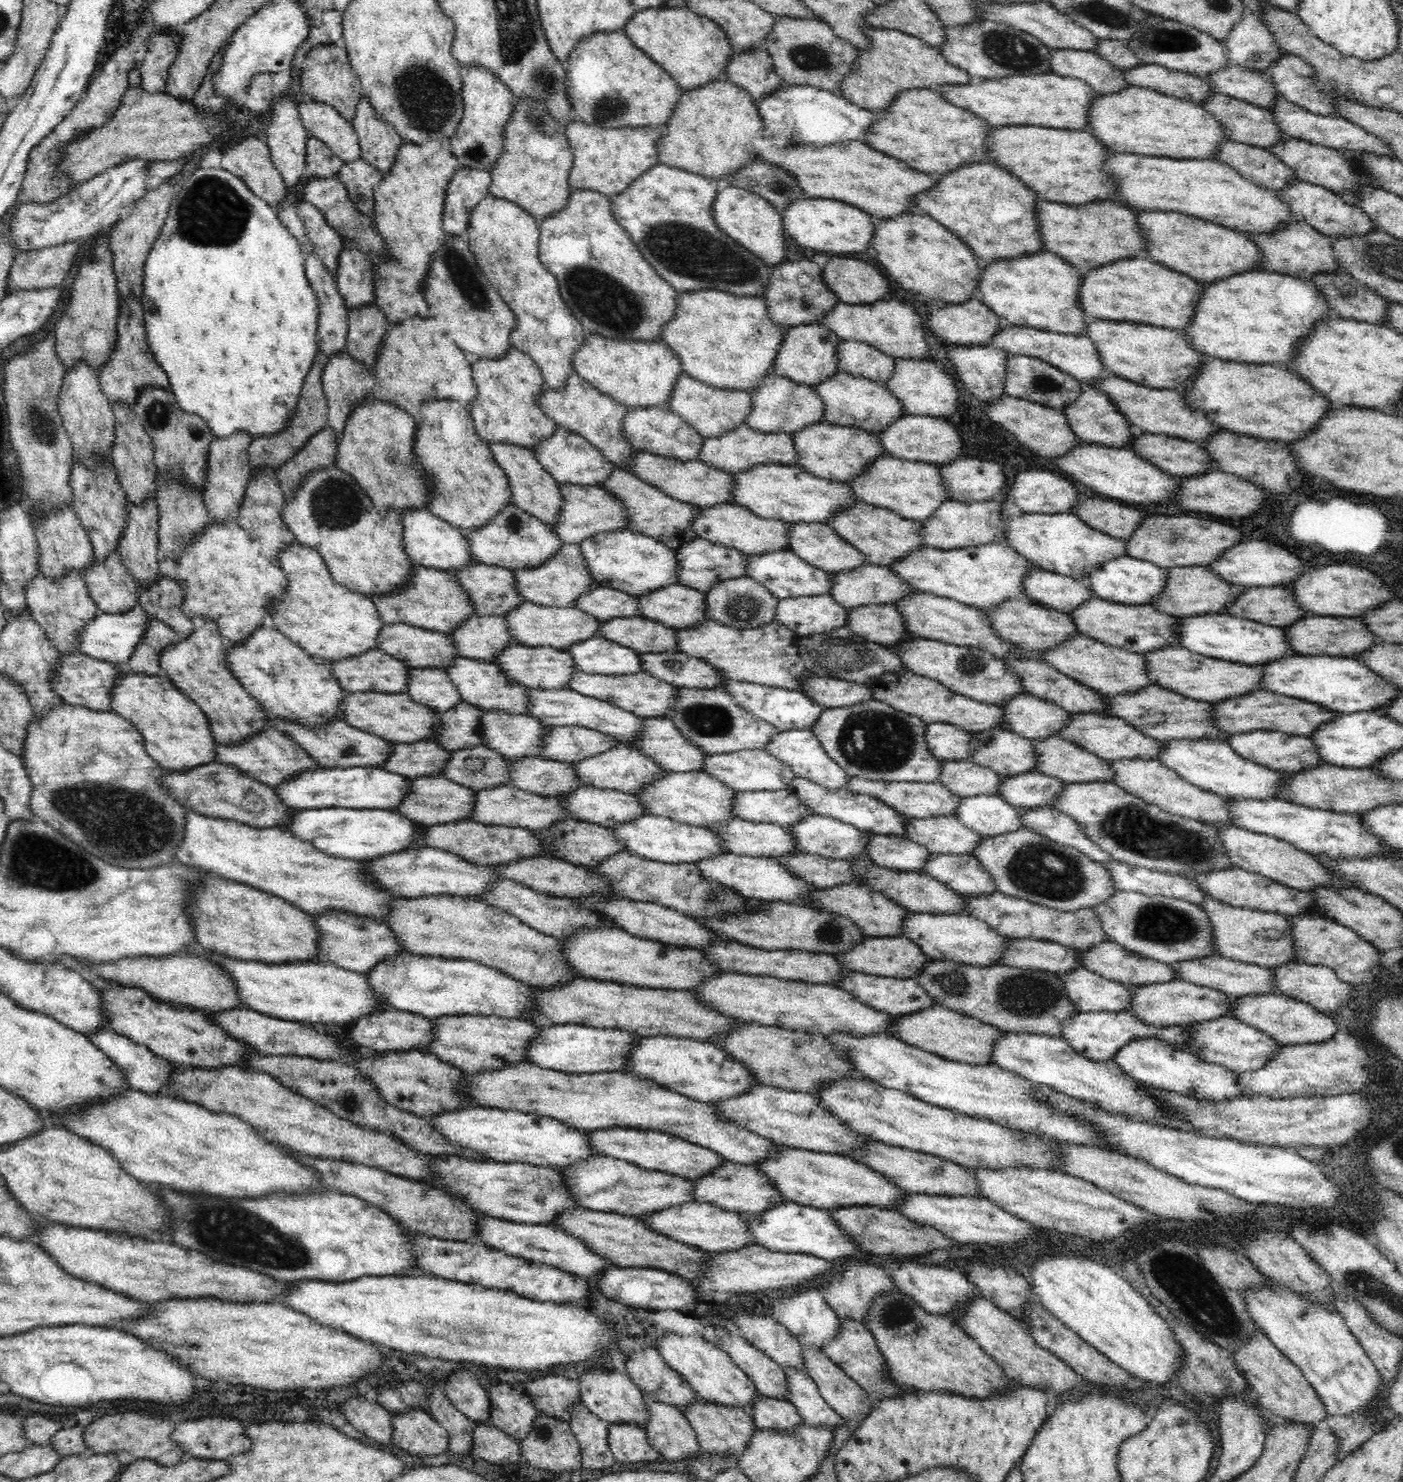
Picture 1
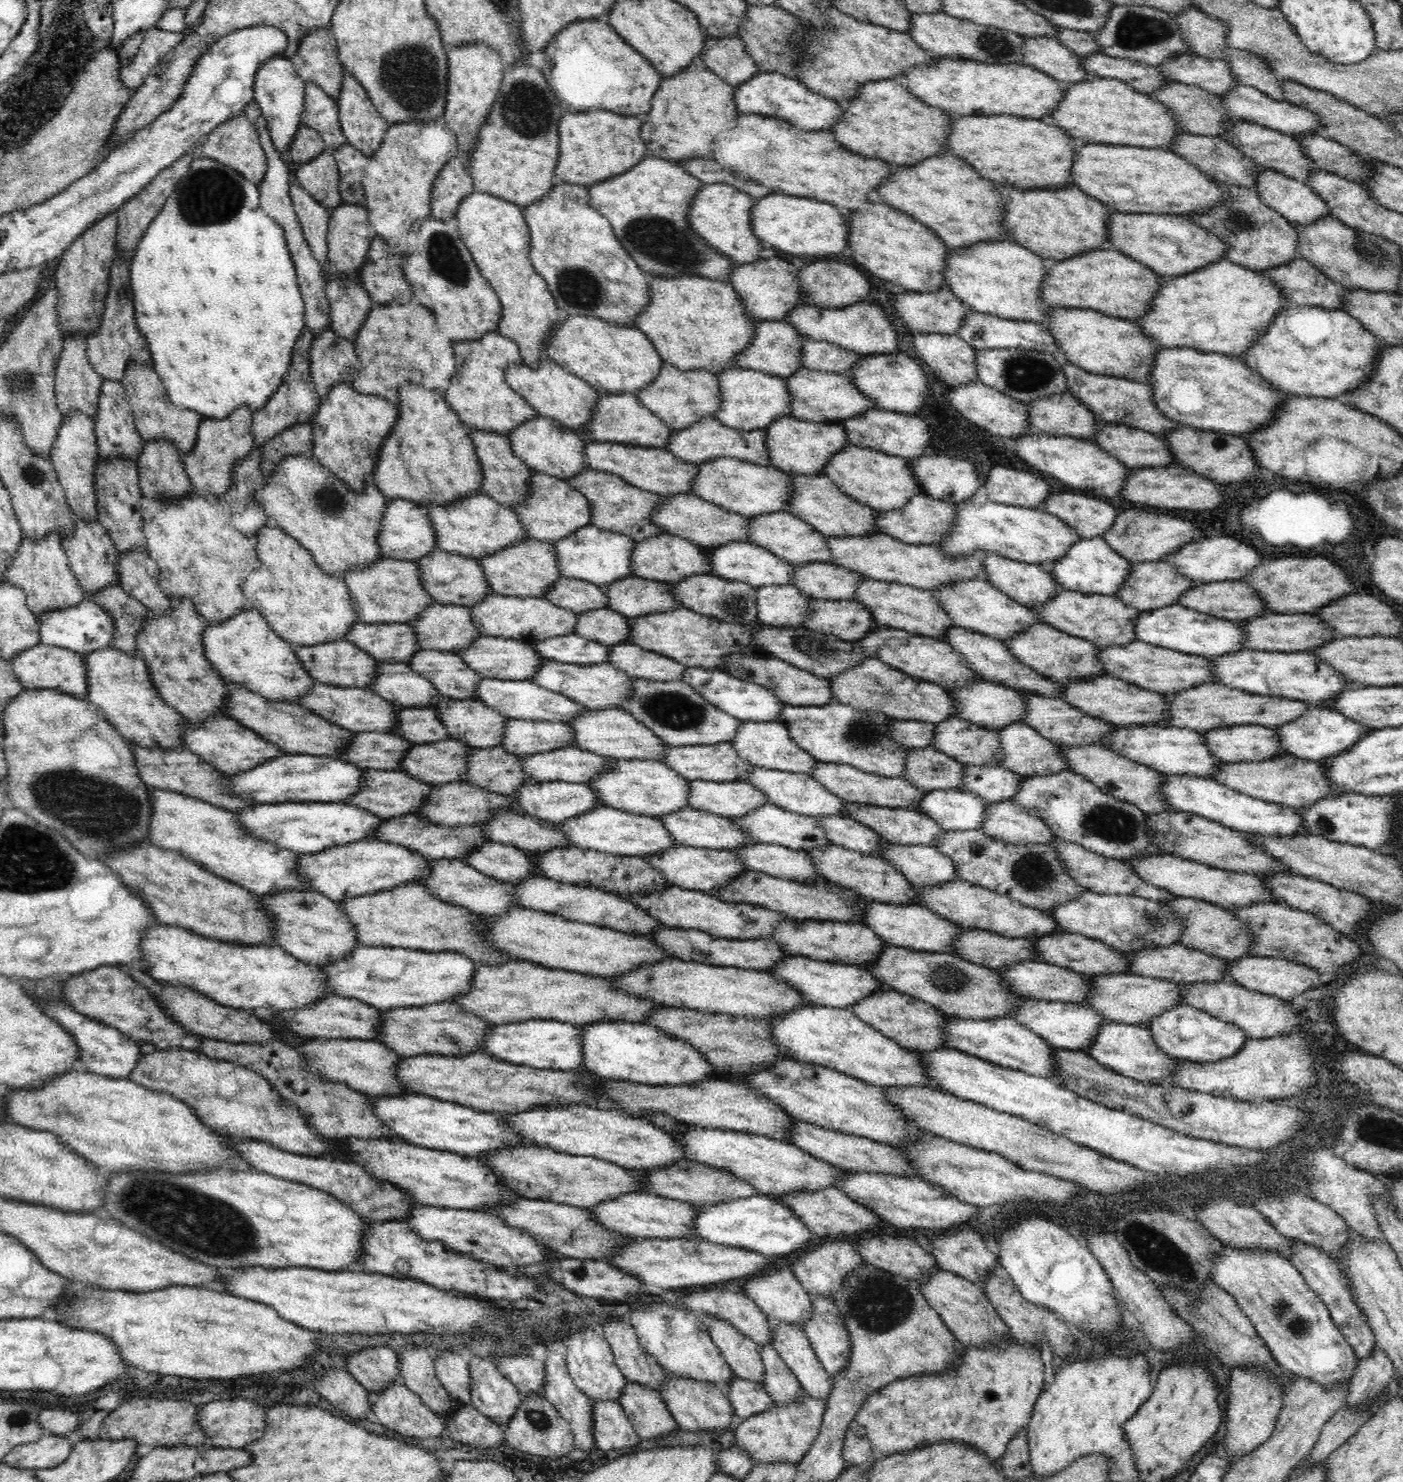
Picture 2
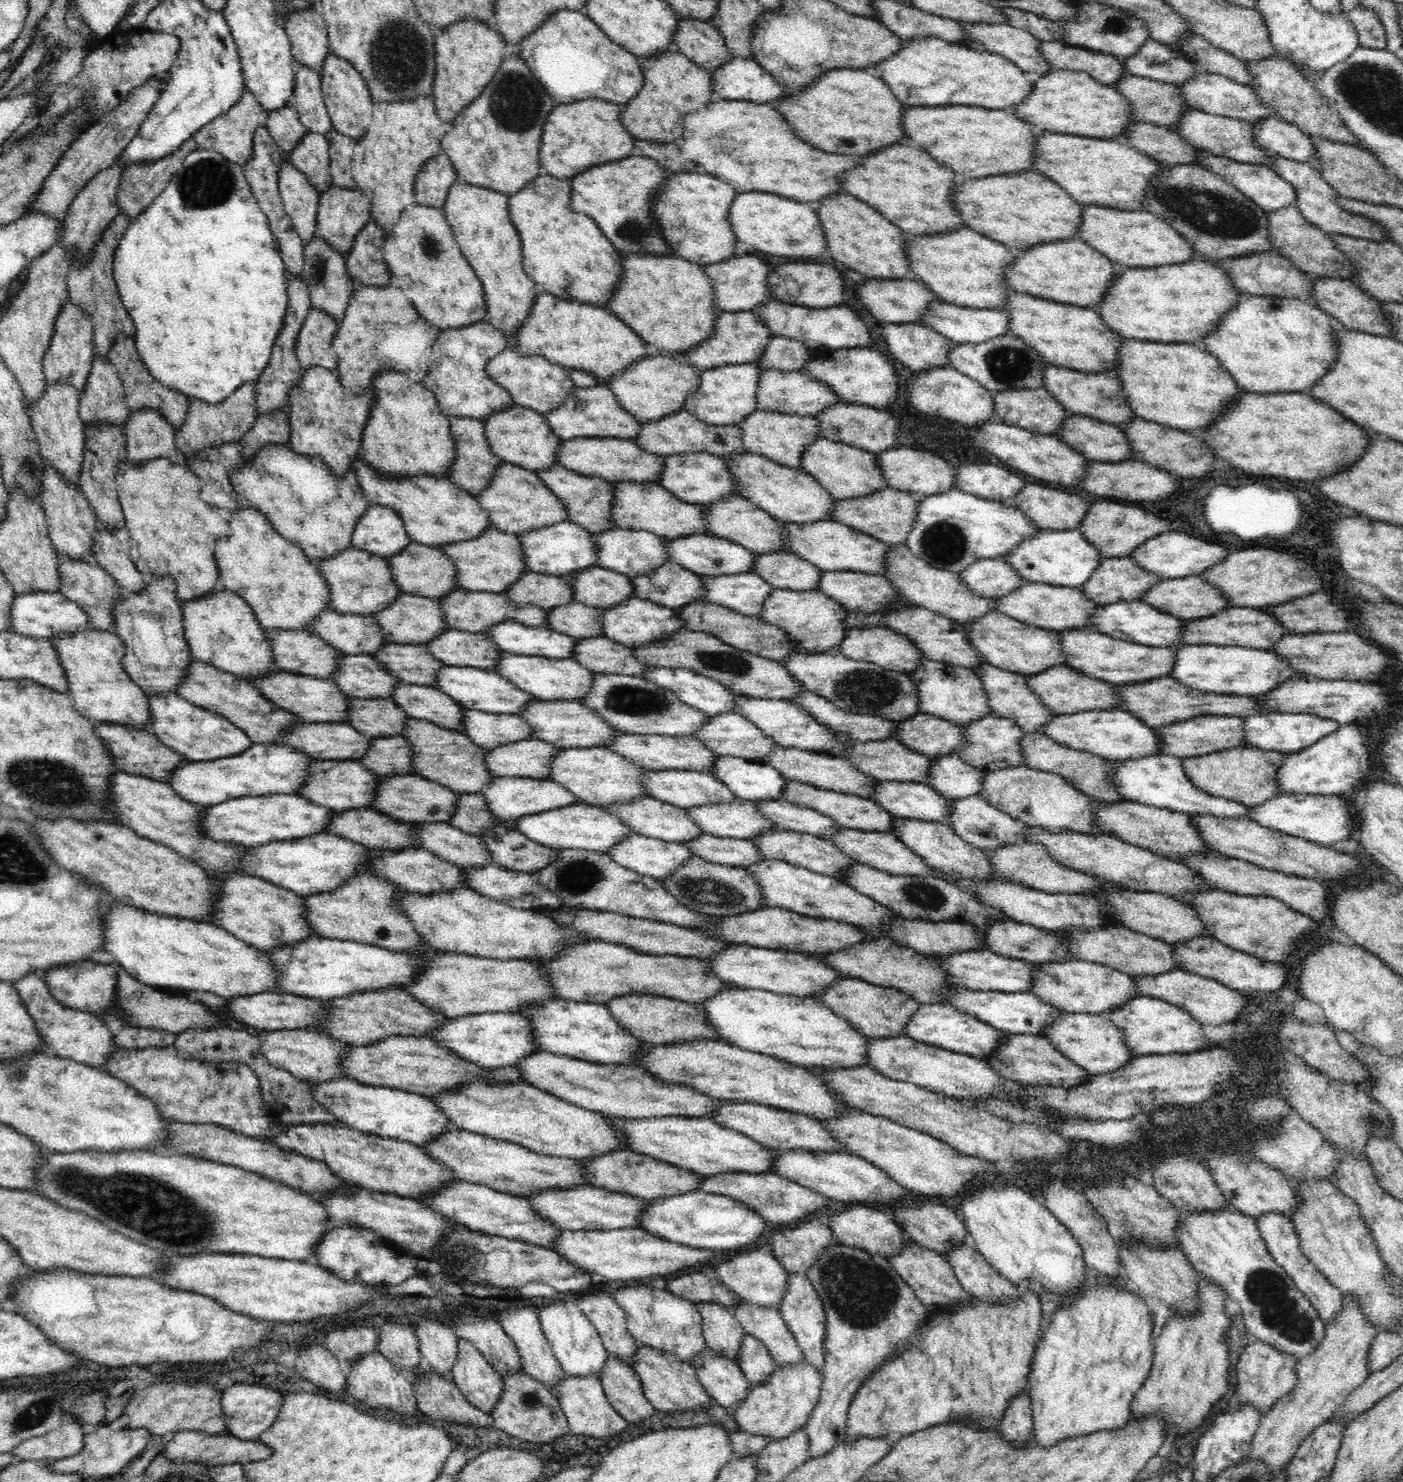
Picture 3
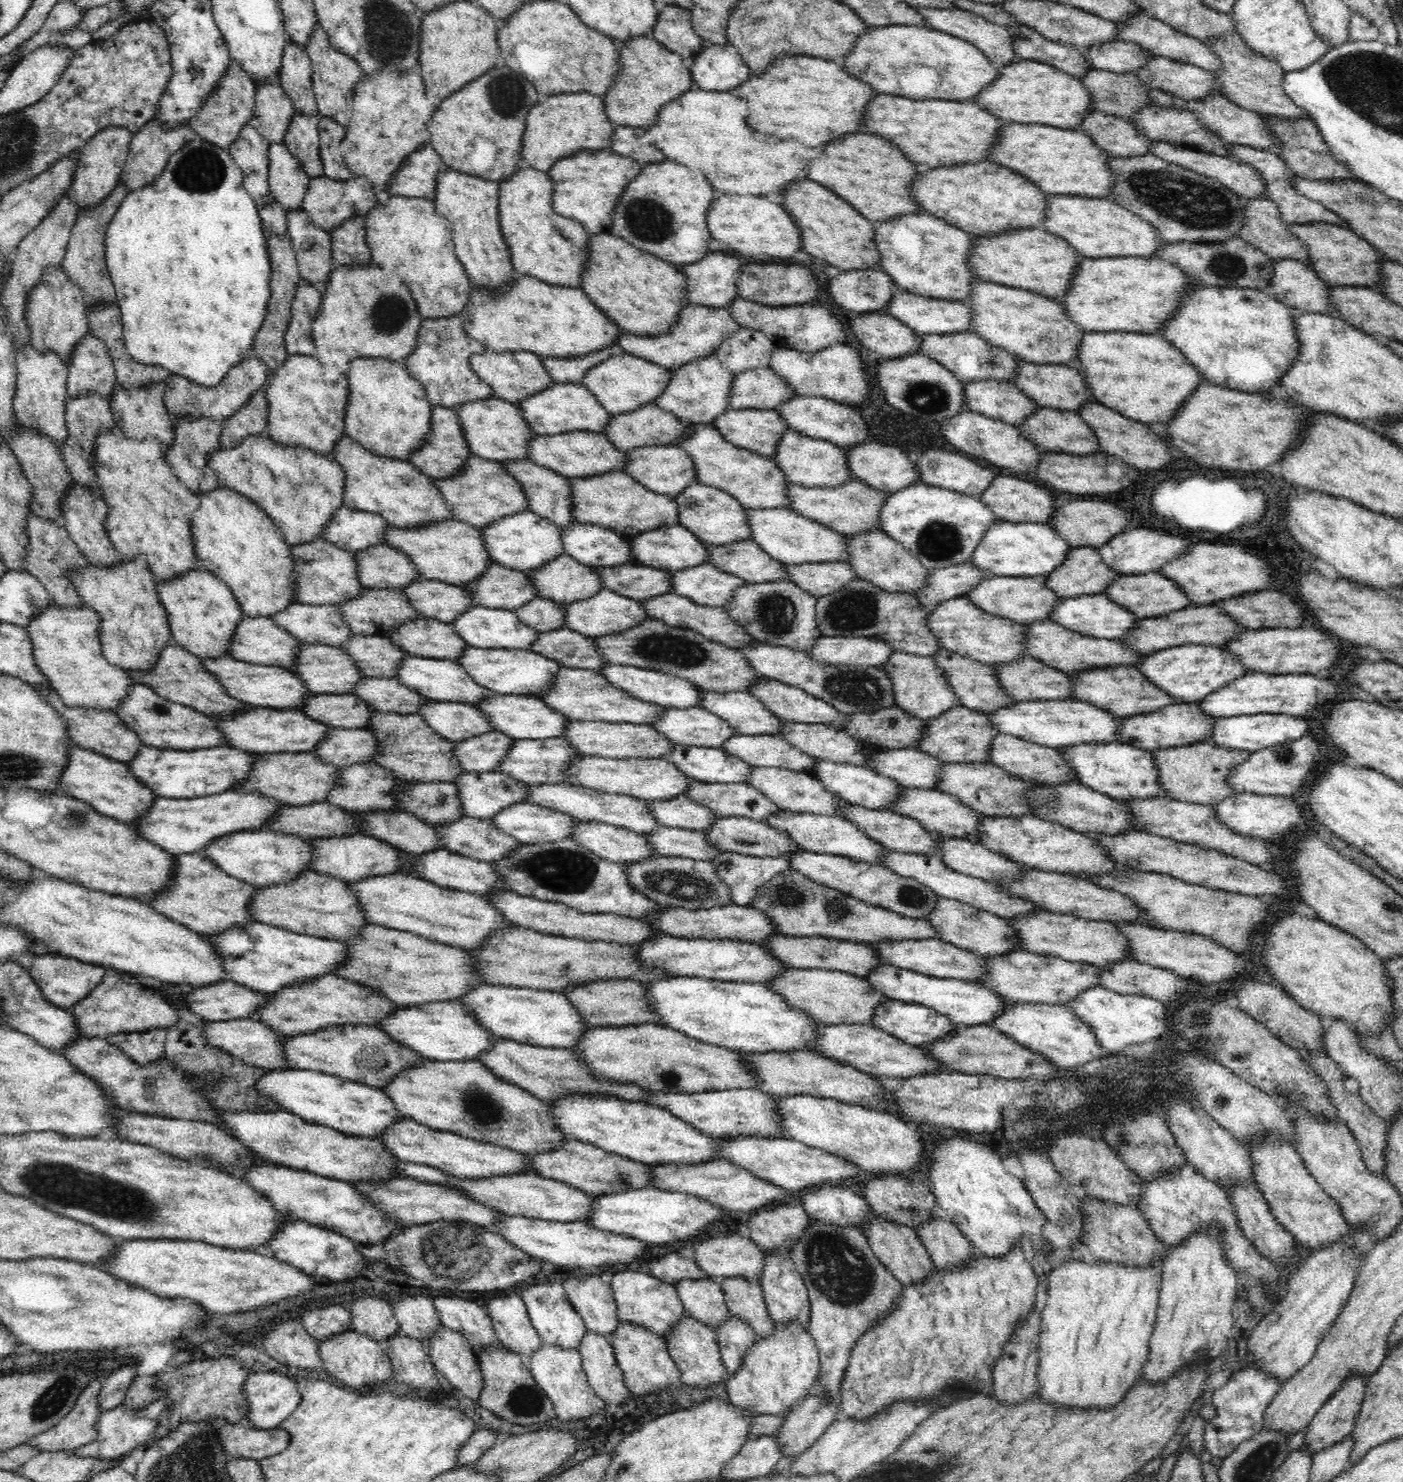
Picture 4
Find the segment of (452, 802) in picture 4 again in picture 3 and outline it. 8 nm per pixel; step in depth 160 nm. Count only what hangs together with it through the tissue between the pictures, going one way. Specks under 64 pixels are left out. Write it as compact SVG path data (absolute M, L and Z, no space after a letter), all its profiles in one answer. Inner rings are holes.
M459 793L449 823L454 828L476 836L496 823L510 825L517 831L514 819L510 821L497 820L493 812L487 809L486 801L480 793Z

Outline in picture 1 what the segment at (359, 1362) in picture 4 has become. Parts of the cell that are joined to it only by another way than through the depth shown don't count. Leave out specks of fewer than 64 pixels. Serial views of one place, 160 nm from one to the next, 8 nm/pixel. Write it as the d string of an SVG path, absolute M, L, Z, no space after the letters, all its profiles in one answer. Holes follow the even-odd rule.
M410 1408L401 1413L391 1414L391 1428L393 1428L391 1442L406 1453L412 1455L412 1459L424 1456L440 1456L449 1449L448 1431L427 1410Z

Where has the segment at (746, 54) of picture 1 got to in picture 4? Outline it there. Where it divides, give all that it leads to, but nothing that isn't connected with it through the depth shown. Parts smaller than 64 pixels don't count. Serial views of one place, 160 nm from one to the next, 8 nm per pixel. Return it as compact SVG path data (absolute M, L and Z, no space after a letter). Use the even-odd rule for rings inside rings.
M666 5L658 11L660 18L656 20L651 36L668 50L678 53L685 65L691 67L693 56L706 43L694 31L690 11L678 5Z

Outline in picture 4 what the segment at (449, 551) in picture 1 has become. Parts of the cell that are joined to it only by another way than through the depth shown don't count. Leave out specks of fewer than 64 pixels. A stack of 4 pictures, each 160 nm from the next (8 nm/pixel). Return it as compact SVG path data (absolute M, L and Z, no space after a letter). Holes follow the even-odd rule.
M344 505L331 516L321 538L342 550L355 553L383 543L388 525L390 524L386 519L378 514L362 512Z

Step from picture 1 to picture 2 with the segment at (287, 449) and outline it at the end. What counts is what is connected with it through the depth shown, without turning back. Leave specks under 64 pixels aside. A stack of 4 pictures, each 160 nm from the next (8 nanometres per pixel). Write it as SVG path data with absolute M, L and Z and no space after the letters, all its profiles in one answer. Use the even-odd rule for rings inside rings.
M308 326L302 329L301 337L296 339L292 354L290 355L290 370L284 376L282 385L278 386L278 390L268 398L266 406L253 412L253 436L255 445L262 448L270 438L274 438L276 434L282 434L282 430L296 426L296 424L309 423L310 419L318 414L318 406L320 406L320 396L317 394L314 386L314 380L310 373L309 350L314 334L310 332Z

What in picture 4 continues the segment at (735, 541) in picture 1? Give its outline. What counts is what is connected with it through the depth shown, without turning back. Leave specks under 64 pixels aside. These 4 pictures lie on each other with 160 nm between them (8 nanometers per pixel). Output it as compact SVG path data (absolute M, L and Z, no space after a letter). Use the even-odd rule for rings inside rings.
M622 470L585 477L569 477L569 485L574 495L573 517L582 524L598 525L630 538L643 530L680 524L678 503L673 498L648 490Z

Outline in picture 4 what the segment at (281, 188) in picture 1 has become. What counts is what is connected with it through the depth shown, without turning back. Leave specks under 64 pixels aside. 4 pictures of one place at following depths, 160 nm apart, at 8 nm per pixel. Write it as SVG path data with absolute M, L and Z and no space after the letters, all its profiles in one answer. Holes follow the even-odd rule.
M232 59L222 80L202 103L202 108L190 118L188 124L202 139L227 149L237 140L240 130L254 114L256 87L252 77L242 69L242 65Z

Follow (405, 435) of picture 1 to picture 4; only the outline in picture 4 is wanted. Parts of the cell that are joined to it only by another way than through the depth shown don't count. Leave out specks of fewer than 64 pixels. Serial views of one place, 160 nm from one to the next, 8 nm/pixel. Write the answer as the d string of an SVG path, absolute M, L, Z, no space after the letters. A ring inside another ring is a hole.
M290 355L276 372L267 376L263 394L268 401L266 436L283 446L300 446L330 457L331 450L346 436L343 417L348 406L347 378L326 380L326 372L316 356Z

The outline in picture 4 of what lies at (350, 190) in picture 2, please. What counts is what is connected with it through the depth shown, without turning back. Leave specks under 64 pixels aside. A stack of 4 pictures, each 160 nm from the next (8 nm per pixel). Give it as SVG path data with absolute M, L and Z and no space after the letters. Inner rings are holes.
M321 115L319 120L319 153L325 175L328 178L348 180L353 172L346 166L342 155L341 142L345 129L332 117Z

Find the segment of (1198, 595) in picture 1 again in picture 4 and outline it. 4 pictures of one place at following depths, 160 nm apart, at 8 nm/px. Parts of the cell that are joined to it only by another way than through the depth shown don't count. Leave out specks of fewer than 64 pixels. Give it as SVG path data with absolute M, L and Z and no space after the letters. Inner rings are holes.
M1070 547L1065 559L1049 575L1044 584L1060 599L1081 594L1100 594L1118 576L1092 547Z

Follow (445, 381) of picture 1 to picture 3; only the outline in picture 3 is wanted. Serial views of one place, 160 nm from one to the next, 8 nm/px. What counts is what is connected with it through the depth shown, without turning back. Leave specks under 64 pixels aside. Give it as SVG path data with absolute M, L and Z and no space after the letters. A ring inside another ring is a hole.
M403 284L356 285L341 321L337 322L331 344L338 357L334 374L345 390L353 394L370 393L374 376L382 370L402 372L420 383L428 376L426 367L436 337L436 328L420 316Z

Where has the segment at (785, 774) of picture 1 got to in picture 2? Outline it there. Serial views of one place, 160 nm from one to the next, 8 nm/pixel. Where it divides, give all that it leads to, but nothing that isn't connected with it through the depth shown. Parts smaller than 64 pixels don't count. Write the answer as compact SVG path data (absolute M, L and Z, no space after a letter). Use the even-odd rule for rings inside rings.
M730 742L709 745L669 746L665 752L663 763L675 770L680 776L693 780L708 780L716 782L744 781L753 771L755 764L742 760Z

